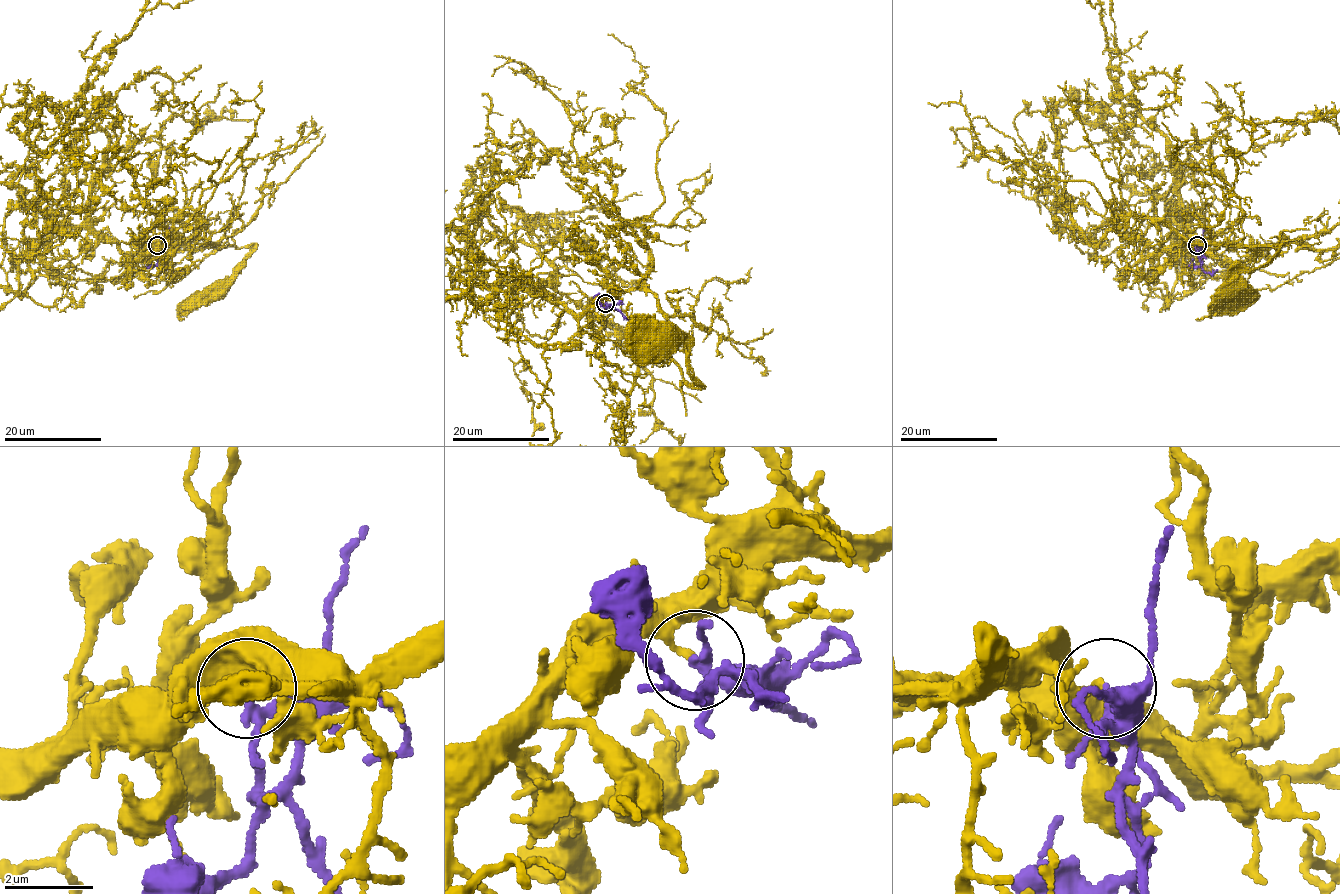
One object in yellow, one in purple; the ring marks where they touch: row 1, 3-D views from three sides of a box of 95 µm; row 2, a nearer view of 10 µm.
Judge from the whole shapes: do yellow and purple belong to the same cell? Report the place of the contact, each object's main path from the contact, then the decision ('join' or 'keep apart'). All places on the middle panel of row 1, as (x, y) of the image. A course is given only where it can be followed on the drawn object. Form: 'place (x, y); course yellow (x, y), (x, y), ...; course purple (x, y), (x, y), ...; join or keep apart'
place (605, 303); course yellow (604, 304), (617, 292), (649, 290), (666, 318), (663, 346), (683, 378), (697, 384), (685, 346), (666, 337); course purple (605, 304), (615, 307), (631, 323); join

